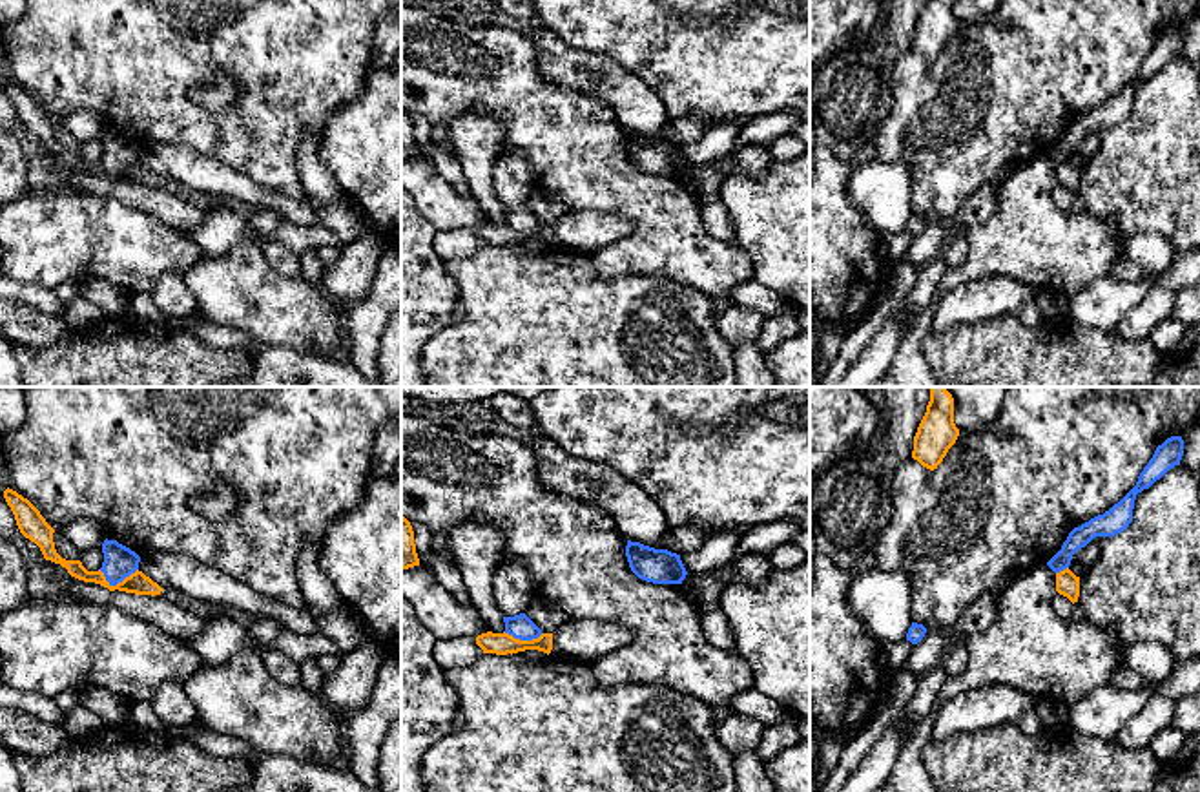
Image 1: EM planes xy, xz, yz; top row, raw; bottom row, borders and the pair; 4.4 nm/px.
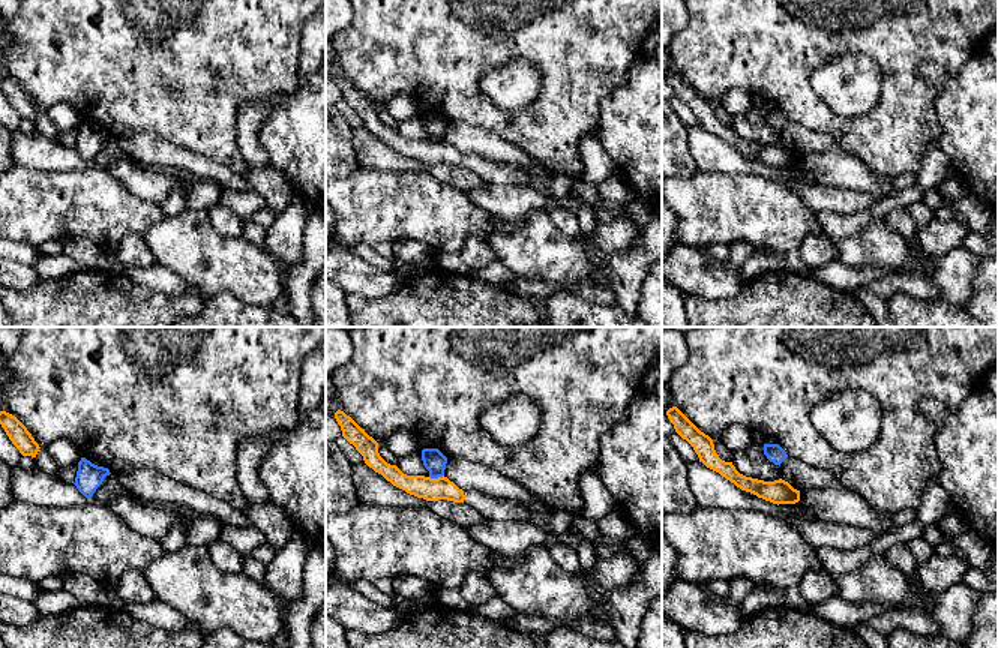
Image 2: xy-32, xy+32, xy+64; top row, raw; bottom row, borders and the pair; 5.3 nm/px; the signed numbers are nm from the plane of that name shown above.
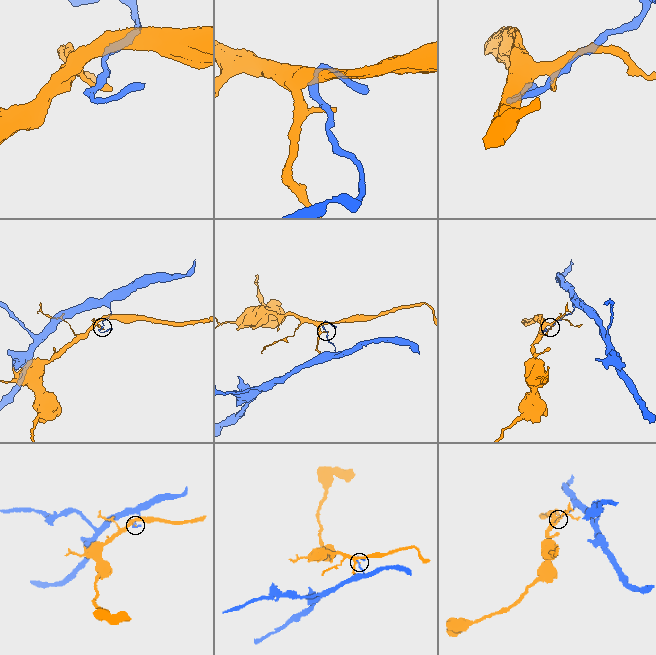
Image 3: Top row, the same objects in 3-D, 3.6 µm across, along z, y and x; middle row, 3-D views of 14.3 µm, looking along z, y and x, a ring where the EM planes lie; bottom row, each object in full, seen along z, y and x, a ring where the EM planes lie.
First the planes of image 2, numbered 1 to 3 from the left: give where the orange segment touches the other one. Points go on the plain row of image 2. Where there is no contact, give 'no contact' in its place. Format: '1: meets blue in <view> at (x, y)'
1: no contact
2: meets blue in xy+32 at (435, 141)
3: no contact

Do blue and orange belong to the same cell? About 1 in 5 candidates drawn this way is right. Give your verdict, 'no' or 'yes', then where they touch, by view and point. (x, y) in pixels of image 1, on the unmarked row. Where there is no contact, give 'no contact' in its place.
no | xy (117, 174)

